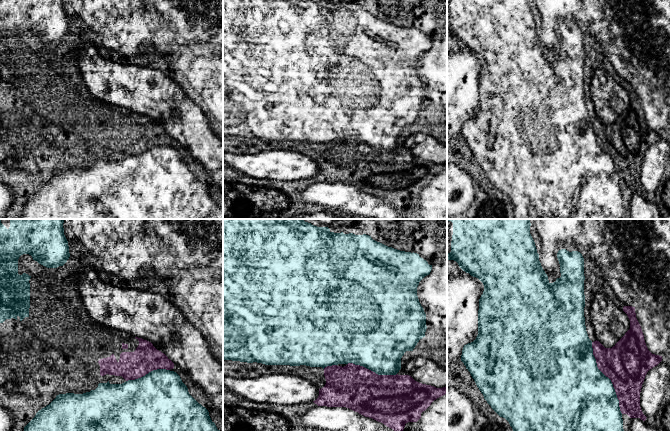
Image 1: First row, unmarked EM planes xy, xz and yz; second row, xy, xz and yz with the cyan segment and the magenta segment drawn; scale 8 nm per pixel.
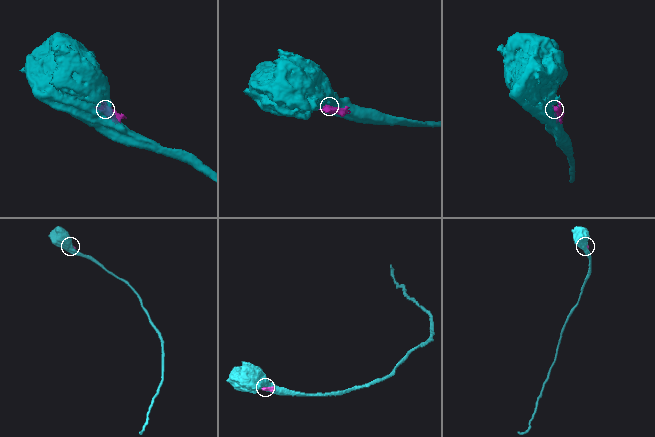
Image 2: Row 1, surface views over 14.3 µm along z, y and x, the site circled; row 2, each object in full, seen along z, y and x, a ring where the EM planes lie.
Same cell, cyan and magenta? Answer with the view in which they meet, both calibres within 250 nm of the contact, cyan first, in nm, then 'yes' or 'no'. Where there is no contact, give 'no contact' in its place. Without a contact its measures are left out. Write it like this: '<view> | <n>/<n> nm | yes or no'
yz | 500/360 nm | no

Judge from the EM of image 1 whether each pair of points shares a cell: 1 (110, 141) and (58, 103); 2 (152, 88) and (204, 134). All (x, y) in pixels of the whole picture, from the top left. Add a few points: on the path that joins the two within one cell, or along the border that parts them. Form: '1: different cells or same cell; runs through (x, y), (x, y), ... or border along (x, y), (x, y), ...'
1: same cell; runs through (97, 128), (71, 104)
2: same cell; runs through (165, 101), (171, 107), (175, 107), (191, 123)

